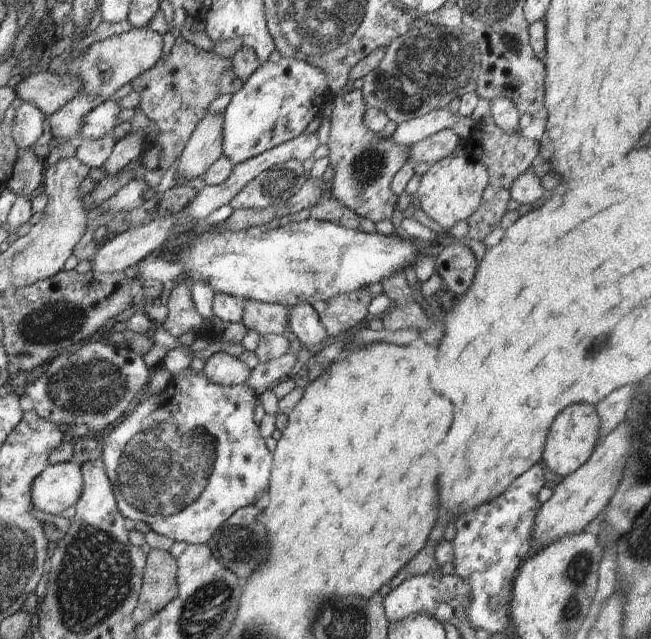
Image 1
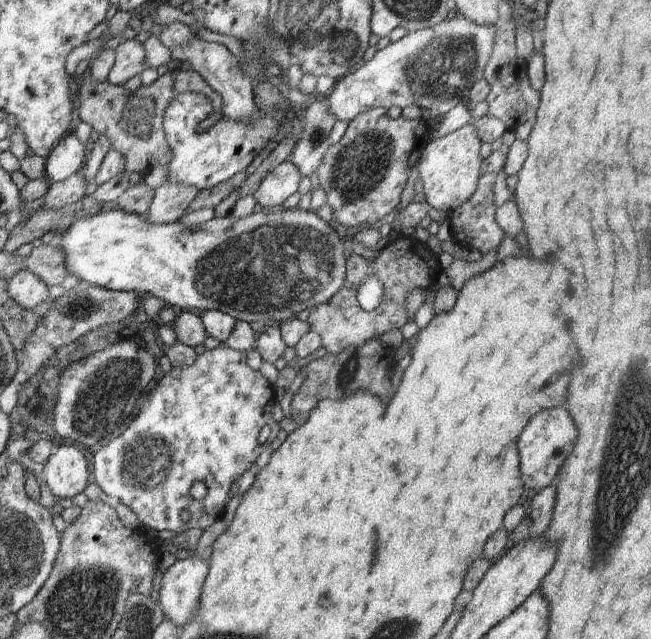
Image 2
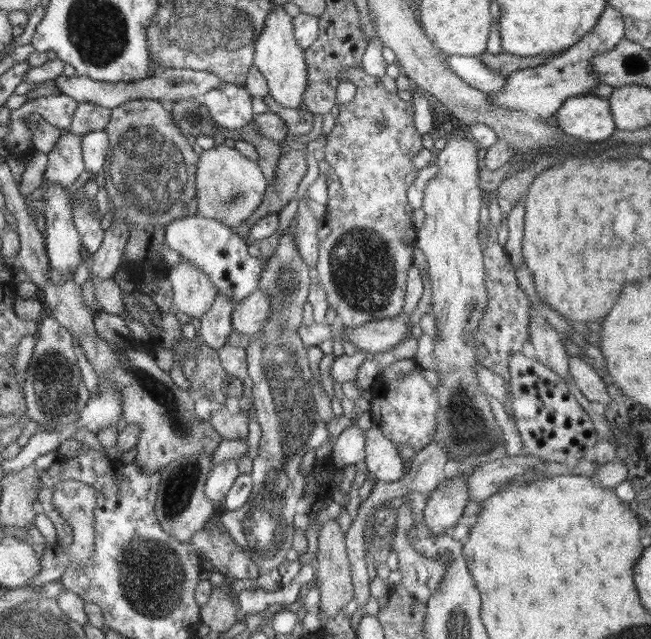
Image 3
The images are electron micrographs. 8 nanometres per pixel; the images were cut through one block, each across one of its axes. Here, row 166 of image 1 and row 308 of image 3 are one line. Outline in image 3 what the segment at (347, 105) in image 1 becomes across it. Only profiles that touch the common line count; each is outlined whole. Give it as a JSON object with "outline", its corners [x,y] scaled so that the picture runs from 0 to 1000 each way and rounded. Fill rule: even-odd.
{"outline":[[[535,105],[525,110],[527,114],[521,119],[522,127],[541,128],[547,135],[547,150],[541,153],[535,163],[522,163],[515,171],[515,196],[507,208],[502,210],[502,225],[495,233],[496,247],[507,257],[507,264],[501,266],[502,310],[501,321],[502,335],[495,341],[495,352],[504,352],[508,357],[507,366],[499,374],[490,379],[488,407],[487,407],[487,430],[488,438],[495,446],[502,463],[502,473],[507,482],[516,487],[519,507],[528,512],[553,512],[565,504],[584,502],[599,498],[607,498],[618,491],[621,485],[621,469],[624,469],[625,432],[630,418],[634,415],[633,394],[639,383],[641,362],[633,352],[634,326],[625,311],[625,297],[630,294],[633,283],[641,277],[644,268],[633,257],[633,247],[645,243],[648,230],[648,210],[645,210],[636,197],[636,171],[631,160],[624,160],[614,155],[610,147],[602,147],[590,138],[582,122],[562,116],[556,105]],[[587,191],[594,192],[593,200],[587,200]]]}

